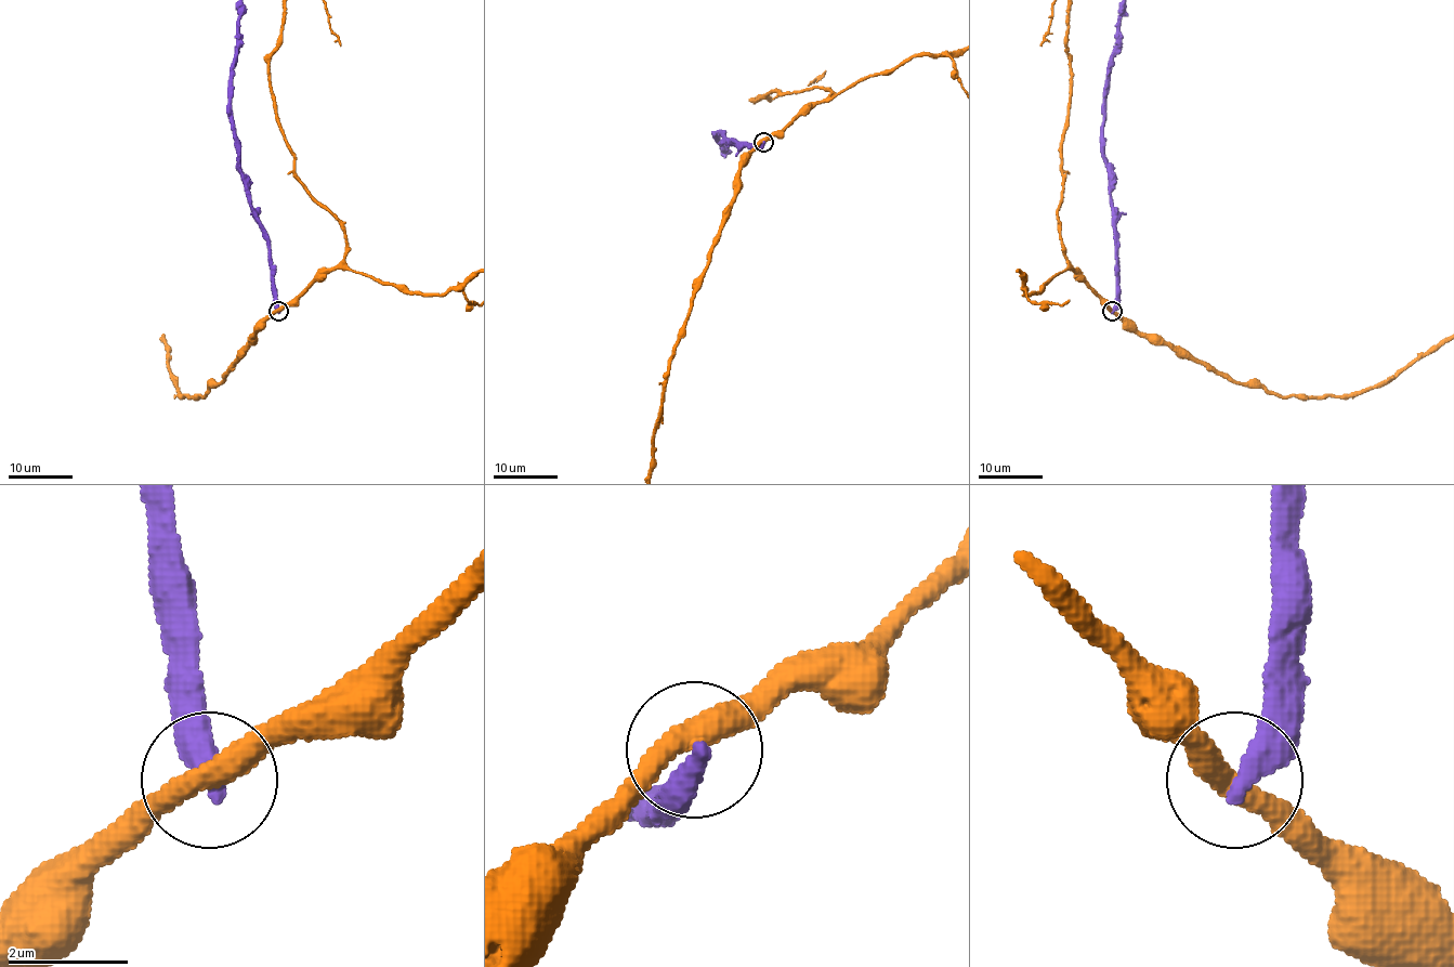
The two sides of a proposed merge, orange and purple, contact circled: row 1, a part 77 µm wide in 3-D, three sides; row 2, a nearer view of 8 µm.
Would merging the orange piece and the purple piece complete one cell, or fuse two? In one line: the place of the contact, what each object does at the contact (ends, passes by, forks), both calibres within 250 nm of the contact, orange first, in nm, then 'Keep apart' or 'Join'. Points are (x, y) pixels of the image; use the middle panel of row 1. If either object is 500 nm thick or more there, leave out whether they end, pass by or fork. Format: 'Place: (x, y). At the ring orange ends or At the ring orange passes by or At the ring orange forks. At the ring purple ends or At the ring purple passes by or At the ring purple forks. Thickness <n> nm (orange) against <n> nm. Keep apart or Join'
Place: (763, 142). At the ring orange passes by. At the ring purple ends. Thickness 400 nm (orange) against 440 nm. Keep apart

